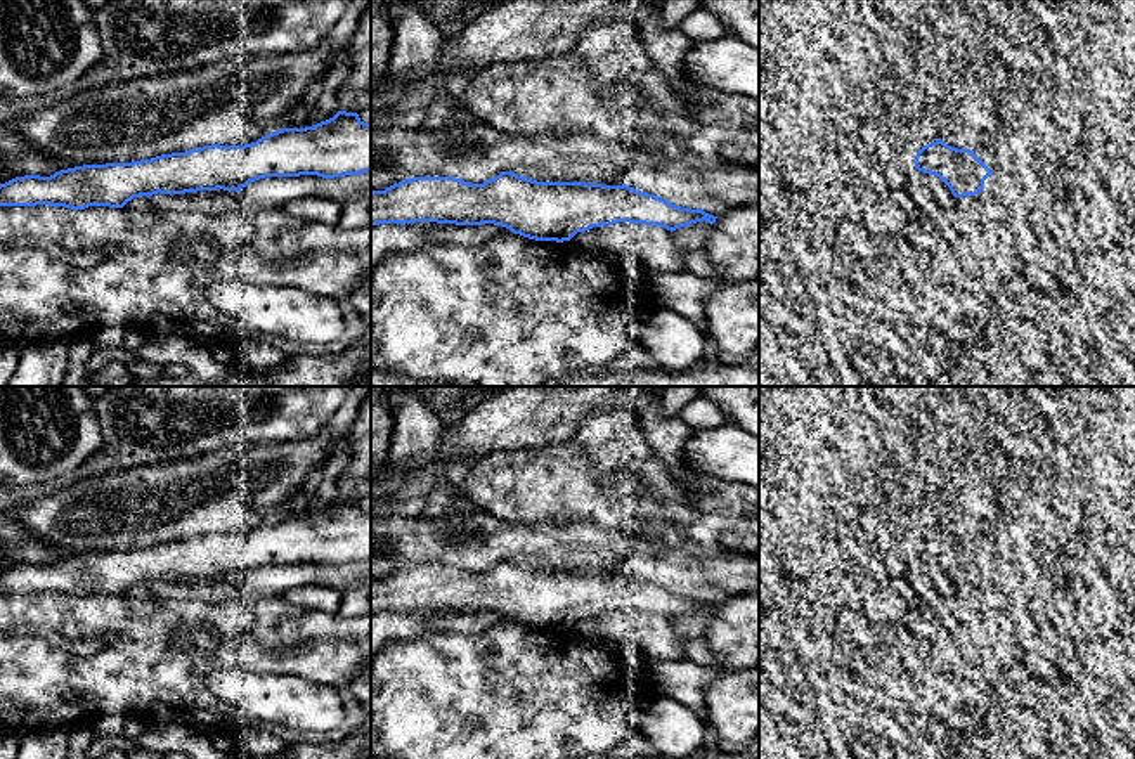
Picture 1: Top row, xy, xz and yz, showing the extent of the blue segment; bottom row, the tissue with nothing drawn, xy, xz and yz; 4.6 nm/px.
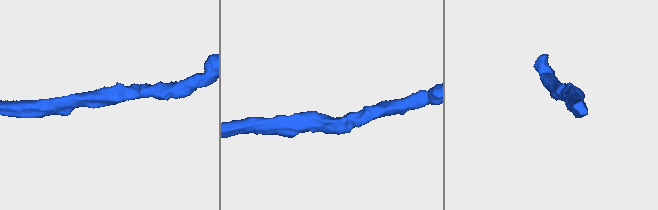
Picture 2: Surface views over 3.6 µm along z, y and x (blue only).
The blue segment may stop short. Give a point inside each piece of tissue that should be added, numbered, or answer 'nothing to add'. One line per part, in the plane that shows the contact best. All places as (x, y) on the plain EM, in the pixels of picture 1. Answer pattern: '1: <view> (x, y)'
nothing to add

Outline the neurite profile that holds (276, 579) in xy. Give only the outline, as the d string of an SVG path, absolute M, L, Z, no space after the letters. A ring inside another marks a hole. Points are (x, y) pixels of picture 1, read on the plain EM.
M371 560L334 567L322 567L317 563L265 565L250 570L239 581L217 577L217 579L185 581L184 584L198 584L198 582L234 584L241 589L243 598L256 598L262 593L272 593L279 596L293 587L307 584L333 587L345 594L353 589L371 591Z

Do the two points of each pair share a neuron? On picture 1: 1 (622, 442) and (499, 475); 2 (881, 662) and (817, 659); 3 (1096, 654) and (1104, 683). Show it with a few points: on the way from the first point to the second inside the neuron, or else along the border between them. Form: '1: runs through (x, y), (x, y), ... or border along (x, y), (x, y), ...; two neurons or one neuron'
1: border along (572, 439), (588, 458), (590, 473), (609, 487); two neurons
2: border along (827, 669), (806, 676); two neurons
3: runs through (1102, 661), (1104, 676); one neuron

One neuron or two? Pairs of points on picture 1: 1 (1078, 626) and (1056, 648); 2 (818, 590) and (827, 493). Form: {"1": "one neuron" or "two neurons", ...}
{"1": "two neurons", "2": "two neurons"}

